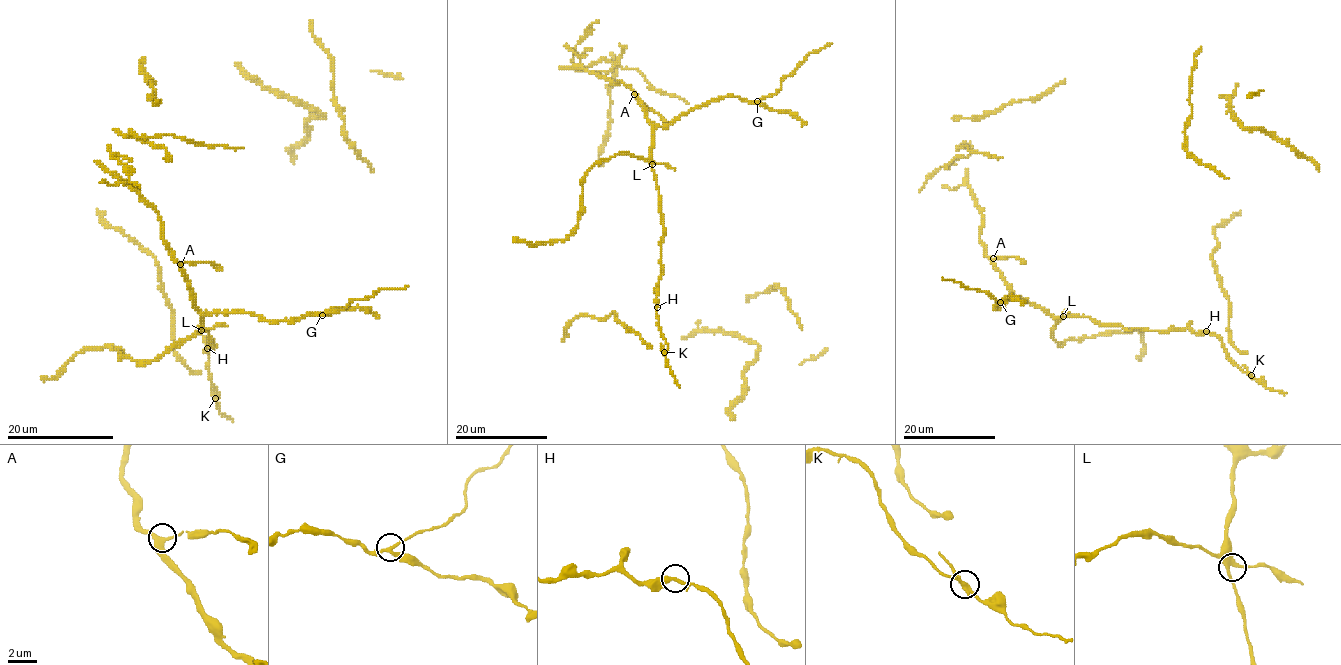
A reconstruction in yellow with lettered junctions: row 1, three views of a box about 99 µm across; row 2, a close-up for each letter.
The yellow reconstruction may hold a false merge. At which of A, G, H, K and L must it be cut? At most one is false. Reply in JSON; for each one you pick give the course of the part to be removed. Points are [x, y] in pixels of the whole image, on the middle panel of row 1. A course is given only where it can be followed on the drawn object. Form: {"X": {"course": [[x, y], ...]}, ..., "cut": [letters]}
{"G": {"course": [[757, 102], [776, 94], [781, 88], [781, 81], [791, 75], [808, 53], [817, 52], [831, 43]]}, "cut": ["G"]}

